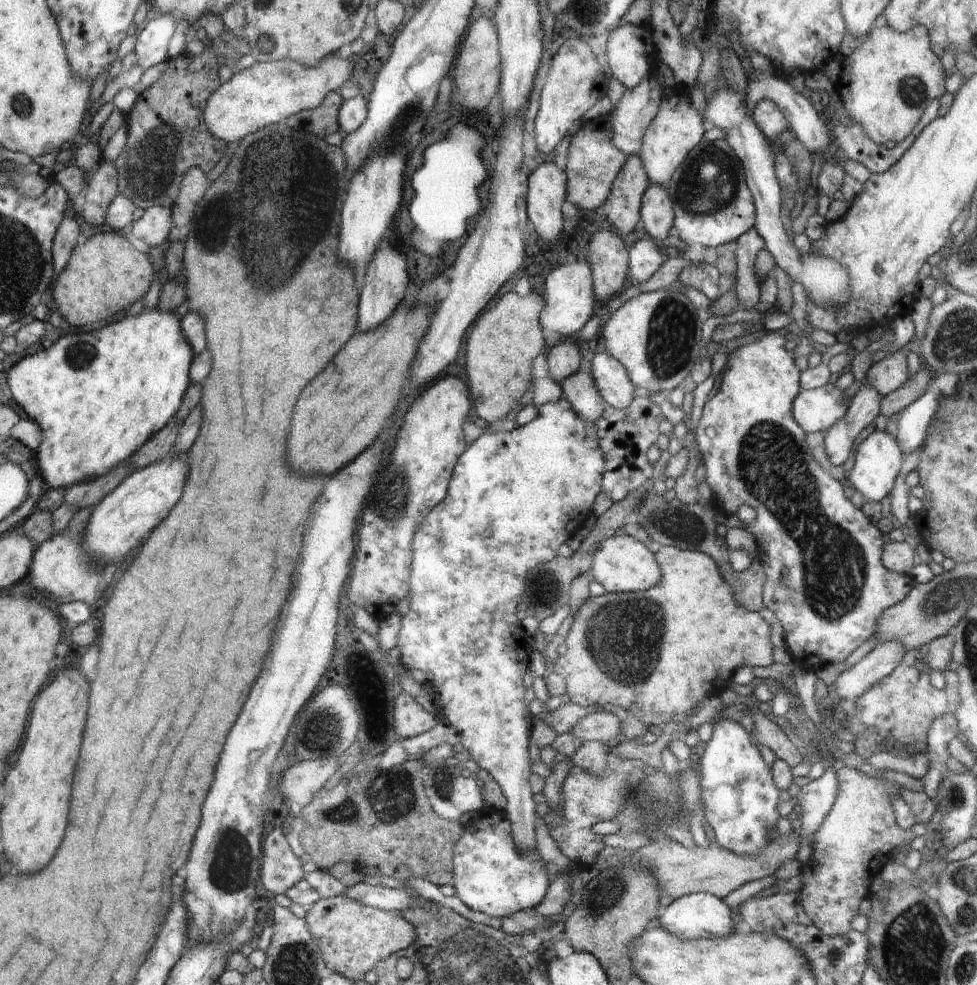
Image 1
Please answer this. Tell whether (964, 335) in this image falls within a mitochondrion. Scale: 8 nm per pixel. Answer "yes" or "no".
yes

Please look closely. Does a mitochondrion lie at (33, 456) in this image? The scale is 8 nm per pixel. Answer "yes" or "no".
no

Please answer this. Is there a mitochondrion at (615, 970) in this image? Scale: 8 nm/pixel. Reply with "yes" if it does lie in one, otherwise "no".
no

